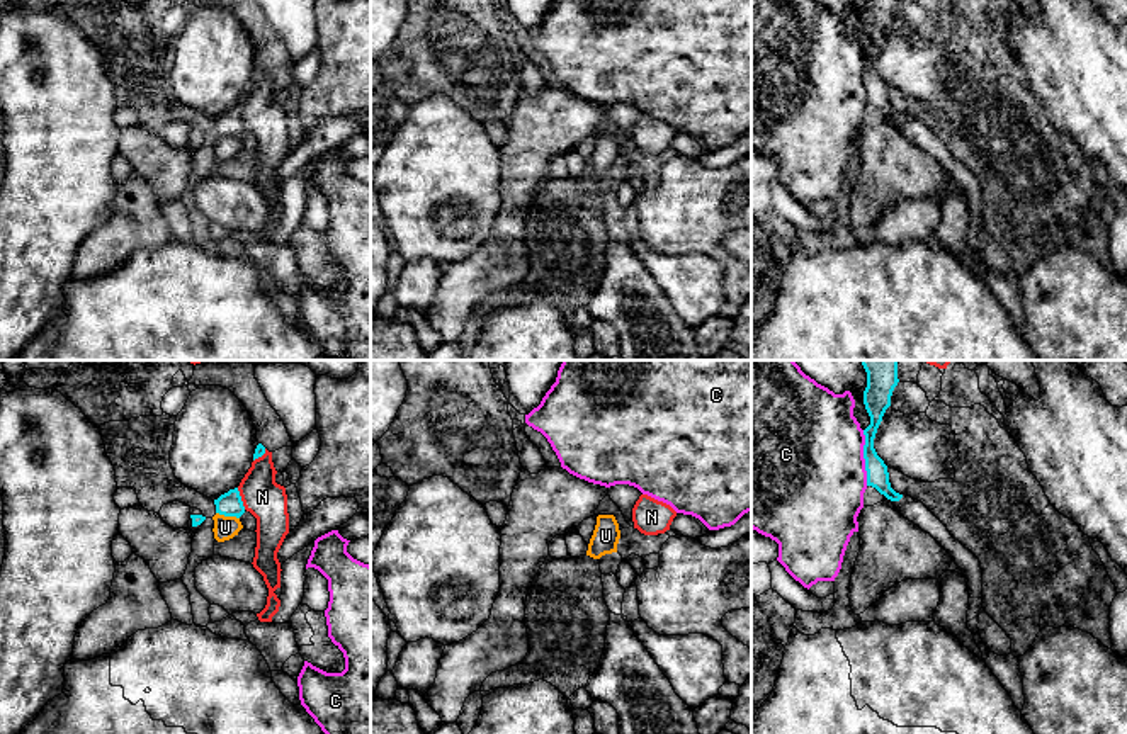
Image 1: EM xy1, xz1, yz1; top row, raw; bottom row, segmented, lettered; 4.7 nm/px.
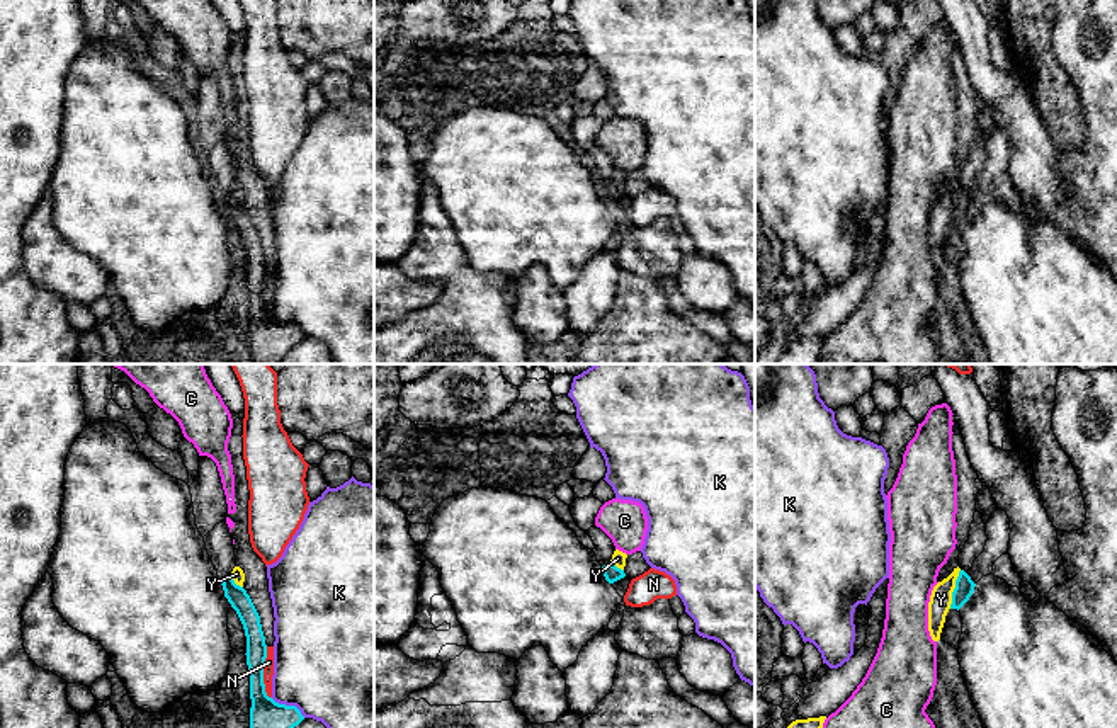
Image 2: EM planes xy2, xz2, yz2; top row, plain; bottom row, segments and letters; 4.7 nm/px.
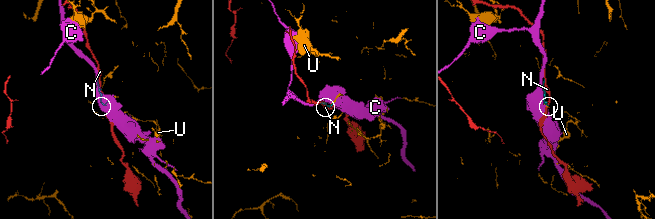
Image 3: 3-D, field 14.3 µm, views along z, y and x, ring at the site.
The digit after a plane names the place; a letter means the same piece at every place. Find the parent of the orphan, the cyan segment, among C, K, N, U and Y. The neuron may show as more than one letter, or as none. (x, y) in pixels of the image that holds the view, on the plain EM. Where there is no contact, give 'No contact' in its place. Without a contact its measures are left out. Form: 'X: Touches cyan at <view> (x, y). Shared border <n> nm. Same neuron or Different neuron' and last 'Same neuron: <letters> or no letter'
C: Touches cyan at yz1 (864, 77). Shared border 260 nm. Different neuron
K: Touches cyan at xy2 (288, 325). Shared border 190 nm. Different neuron
N: Touches cyan at xy2 (262, 291). Shared border 240 nm. Different neuron
U: Touches cyan at xy1 (228, 135). Shared border 120 nm. Different neuron
Y: Touches cyan at yz2 (954, 208). Shared border 190 nm. Different neuron
Same neuron: no letter

